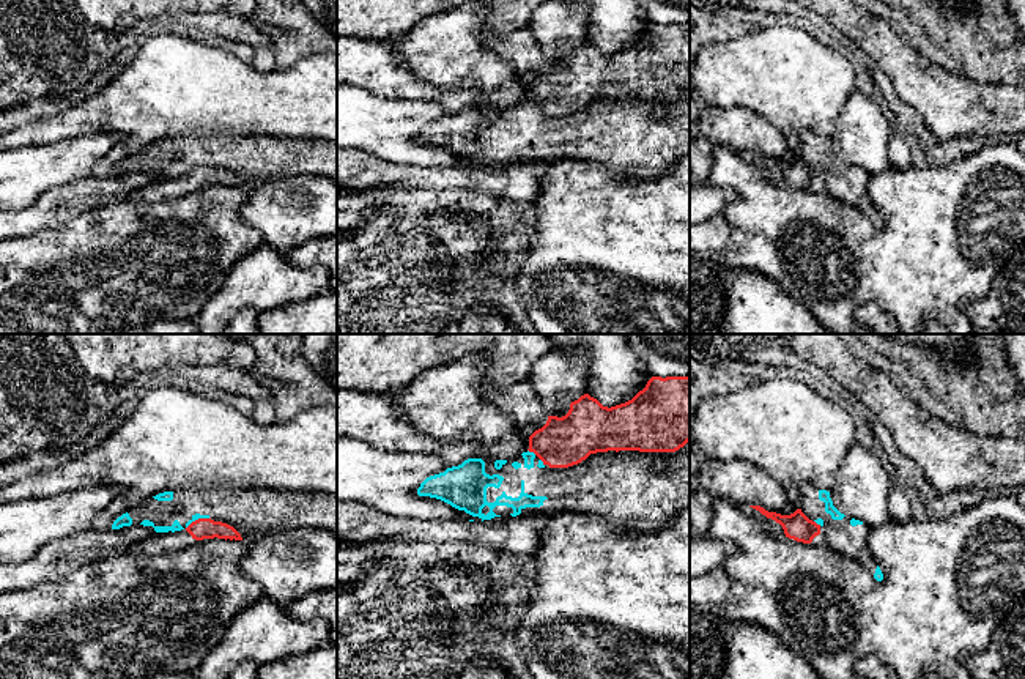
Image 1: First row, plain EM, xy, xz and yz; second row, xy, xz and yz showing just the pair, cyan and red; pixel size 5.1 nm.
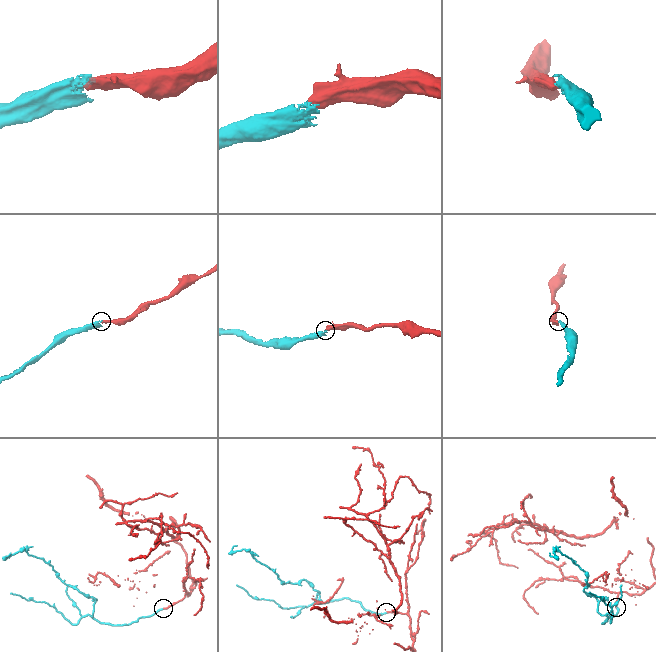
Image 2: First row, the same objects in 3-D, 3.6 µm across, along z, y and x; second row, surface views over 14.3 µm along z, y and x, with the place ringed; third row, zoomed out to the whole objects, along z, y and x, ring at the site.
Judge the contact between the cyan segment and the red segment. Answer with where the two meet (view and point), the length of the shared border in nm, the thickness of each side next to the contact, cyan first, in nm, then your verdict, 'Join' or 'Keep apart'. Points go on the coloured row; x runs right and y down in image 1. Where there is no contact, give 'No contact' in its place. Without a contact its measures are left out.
Touches cyan at xz (532, 452). Shared border 50 nm. Thickness 50 nm (cyan) against 260 nm. Keep apart

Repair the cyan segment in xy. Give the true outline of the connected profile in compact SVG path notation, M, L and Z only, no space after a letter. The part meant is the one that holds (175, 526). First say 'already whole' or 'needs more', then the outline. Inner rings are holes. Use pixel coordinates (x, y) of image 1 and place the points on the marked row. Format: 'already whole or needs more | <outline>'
needs more | M263 487L183 488L146 499L118 517L112 529L143 525L175 532L198 518L227 523L246 542L294 528L337 534L337 495Z

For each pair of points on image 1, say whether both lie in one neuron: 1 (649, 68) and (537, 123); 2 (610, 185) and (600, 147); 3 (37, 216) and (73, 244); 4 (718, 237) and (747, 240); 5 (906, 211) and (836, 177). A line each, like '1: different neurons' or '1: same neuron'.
1: different neurons
2: different neurons
3: different neurons
4: different neurons
5: different neurons

